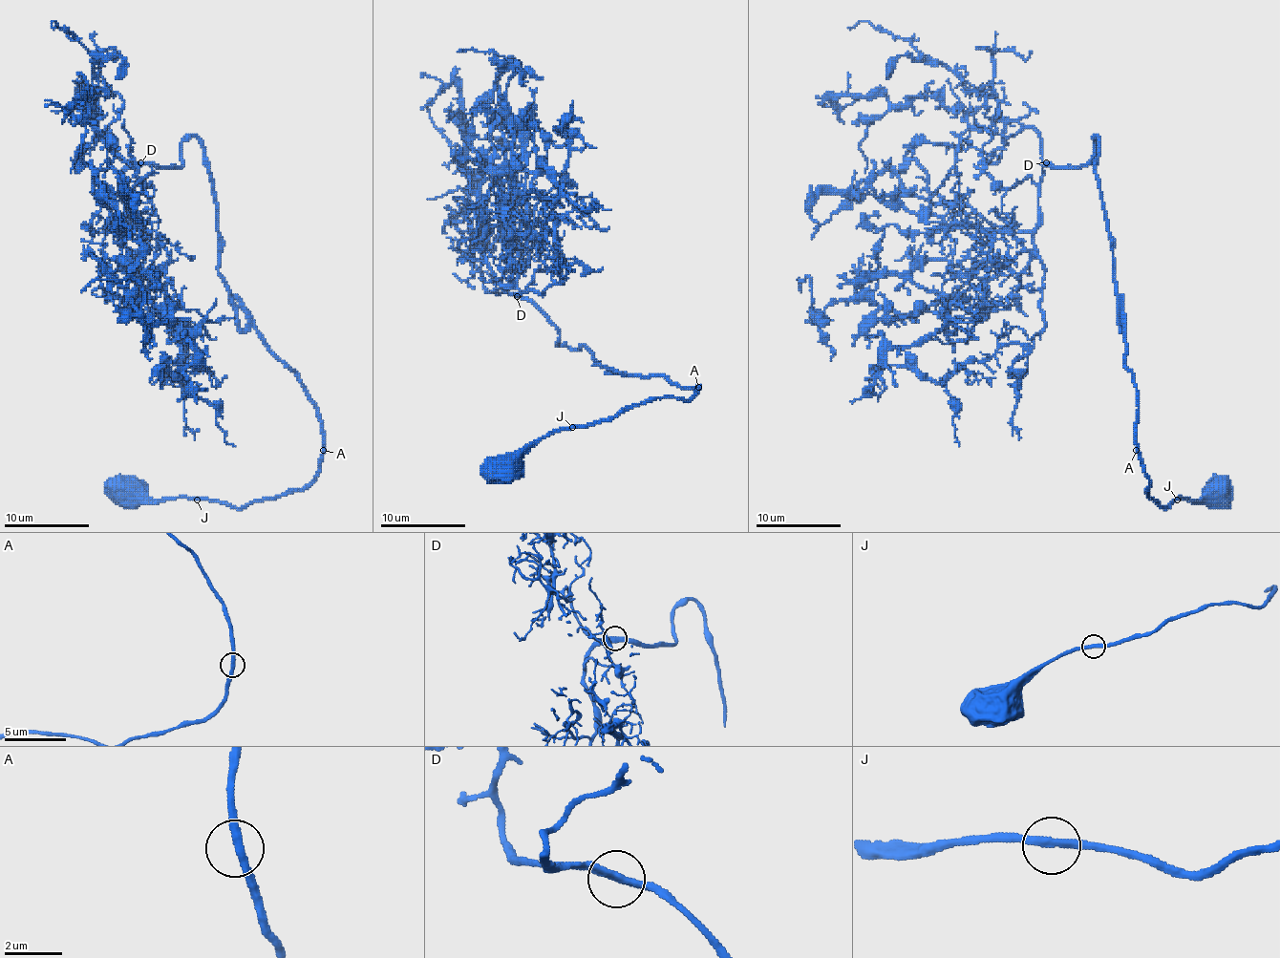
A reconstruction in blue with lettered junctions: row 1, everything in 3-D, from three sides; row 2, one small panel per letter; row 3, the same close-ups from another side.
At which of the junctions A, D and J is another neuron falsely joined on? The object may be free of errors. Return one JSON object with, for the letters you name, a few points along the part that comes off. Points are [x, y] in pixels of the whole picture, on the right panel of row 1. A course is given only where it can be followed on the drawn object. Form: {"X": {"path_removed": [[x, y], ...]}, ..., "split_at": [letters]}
{"split_at": []}

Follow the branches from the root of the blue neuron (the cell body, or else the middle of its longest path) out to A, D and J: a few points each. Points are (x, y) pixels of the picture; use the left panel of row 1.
A: (128, 491), (128, 495), (154, 500), (195, 498), (244, 508), (301, 491), (314, 478), (323, 450)
D: (128, 491), (244, 508), (301, 491), (323, 453), (316, 403), (218, 271), (203, 145), (141, 162)
J: (128, 491), (128, 495), (147, 495), (154, 500), (197, 500)

